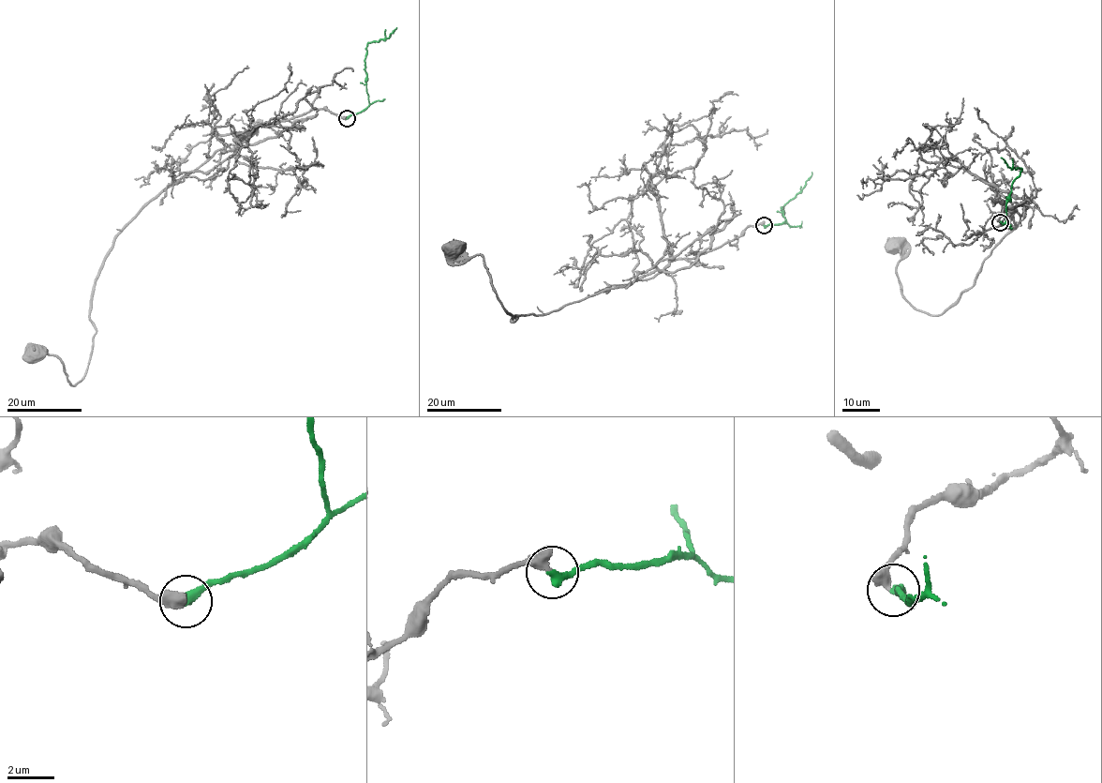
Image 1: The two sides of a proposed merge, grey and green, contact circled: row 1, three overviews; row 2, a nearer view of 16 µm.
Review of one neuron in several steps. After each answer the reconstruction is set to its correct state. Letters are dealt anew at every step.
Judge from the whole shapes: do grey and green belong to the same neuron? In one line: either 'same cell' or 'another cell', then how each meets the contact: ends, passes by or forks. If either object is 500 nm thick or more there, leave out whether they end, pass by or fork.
same cell; grey ends there; green ends there

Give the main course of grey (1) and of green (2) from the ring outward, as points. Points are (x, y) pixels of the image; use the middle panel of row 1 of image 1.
1: (764, 225), (626, 286), (511, 322), (516, 316), (504, 308), (483, 255), (454, 248)
2: (764, 226), (786, 222), (781, 206), (798, 193), (811, 172)

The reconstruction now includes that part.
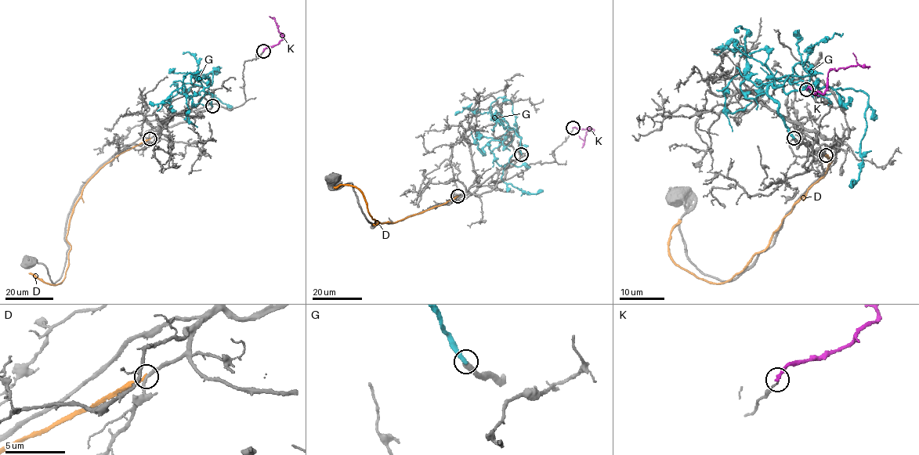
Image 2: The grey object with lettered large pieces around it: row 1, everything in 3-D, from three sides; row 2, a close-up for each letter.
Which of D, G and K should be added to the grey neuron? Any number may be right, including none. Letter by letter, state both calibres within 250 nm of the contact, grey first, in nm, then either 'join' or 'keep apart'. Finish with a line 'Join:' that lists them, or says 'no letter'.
D: 240/240 nm | keep apart
G: 380/360 nm | keep apart
K: 140/280 nm | keep apart
Join: no letter

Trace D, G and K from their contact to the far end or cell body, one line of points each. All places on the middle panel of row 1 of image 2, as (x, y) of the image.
D: (457, 196), (393, 223), (373, 225), (378, 222), (370, 214), (358, 188), (345, 185), (333, 187)
G: (521, 154), (520, 137), (511, 128), (521, 138), (521, 146), (504, 167), (501, 179), (526, 193), (543, 189)
K: (573, 128), (593, 130), (588, 127), (582, 148)

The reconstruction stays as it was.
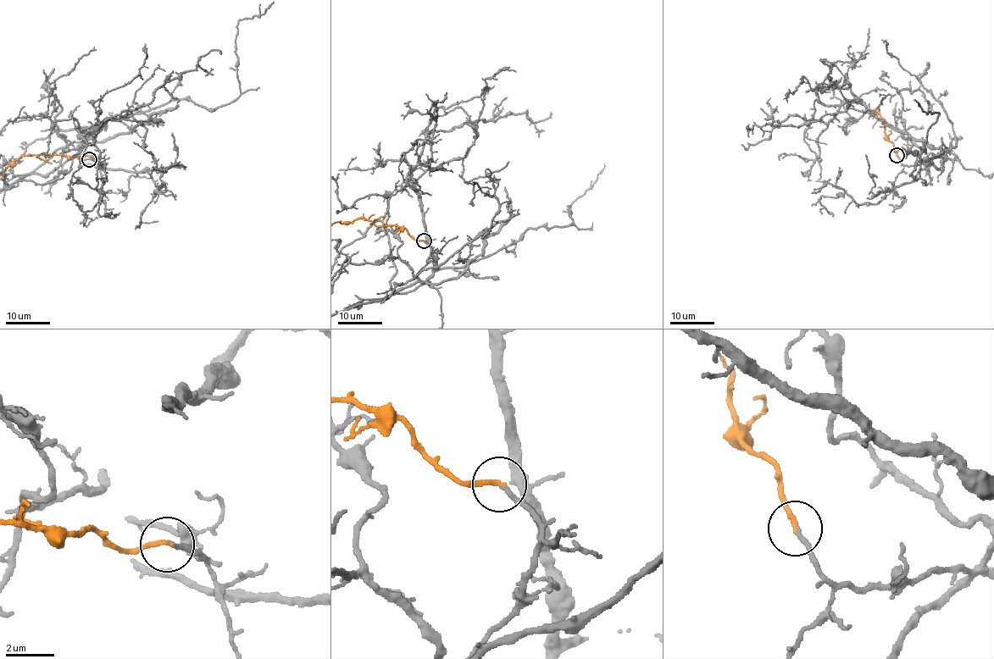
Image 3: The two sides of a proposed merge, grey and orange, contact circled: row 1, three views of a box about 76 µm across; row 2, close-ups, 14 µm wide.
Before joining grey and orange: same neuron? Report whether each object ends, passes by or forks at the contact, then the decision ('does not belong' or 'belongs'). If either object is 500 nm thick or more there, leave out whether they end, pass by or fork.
grey ends there; orange ends there; belongs

